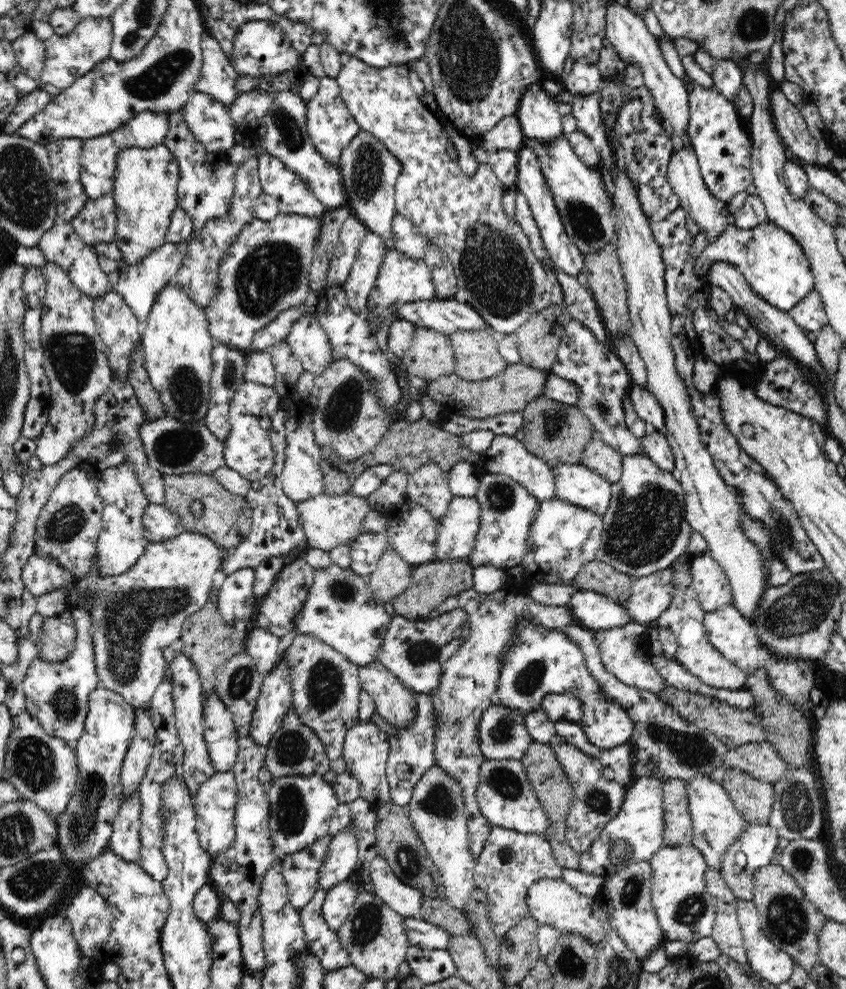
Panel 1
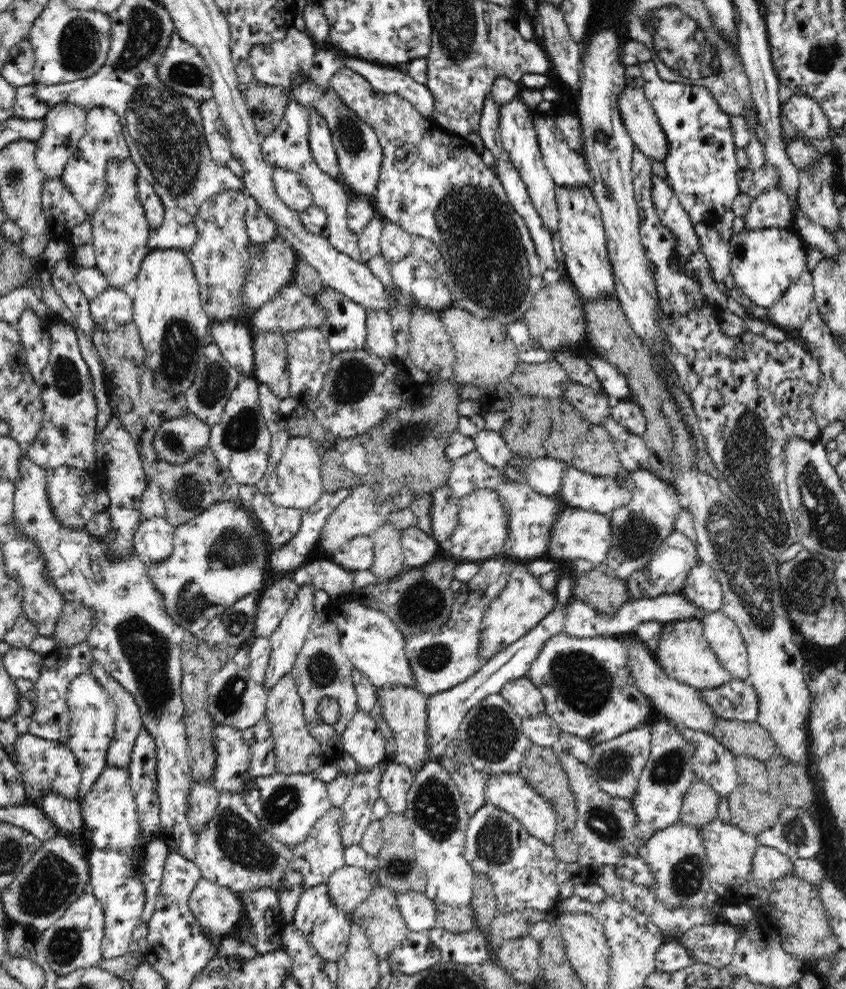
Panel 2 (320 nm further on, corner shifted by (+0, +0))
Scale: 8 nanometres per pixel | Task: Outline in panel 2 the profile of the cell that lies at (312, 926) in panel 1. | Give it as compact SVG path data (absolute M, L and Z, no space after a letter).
M320 884L302 892L290 923L302 932L316 952L326 960L337 962L351 948L350 915L340 911L329 897L327 884Z

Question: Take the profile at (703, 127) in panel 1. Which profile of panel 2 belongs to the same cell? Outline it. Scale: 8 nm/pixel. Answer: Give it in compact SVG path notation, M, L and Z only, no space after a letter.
M646 61L639 64L641 75L644 79L642 85L645 97L658 117L658 123L666 135L666 156L664 156L664 169L666 169L666 181L674 191L674 195L680 201L688 219L692 224L704 223L715 225L724 212L732 208L734 198L741 193L738 186L738 172L741 172L736 160L736 146L732 137L732 128L730 127L730 115L724 112L710 89L704 85L696 85L690 82L668 82L660 79L654 61Z

